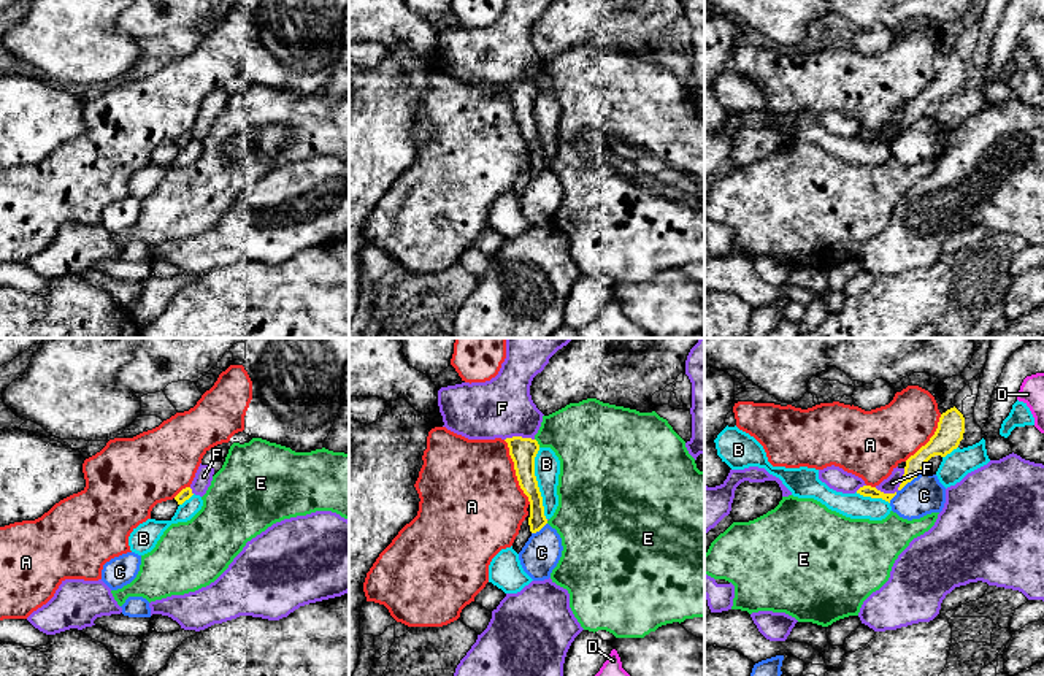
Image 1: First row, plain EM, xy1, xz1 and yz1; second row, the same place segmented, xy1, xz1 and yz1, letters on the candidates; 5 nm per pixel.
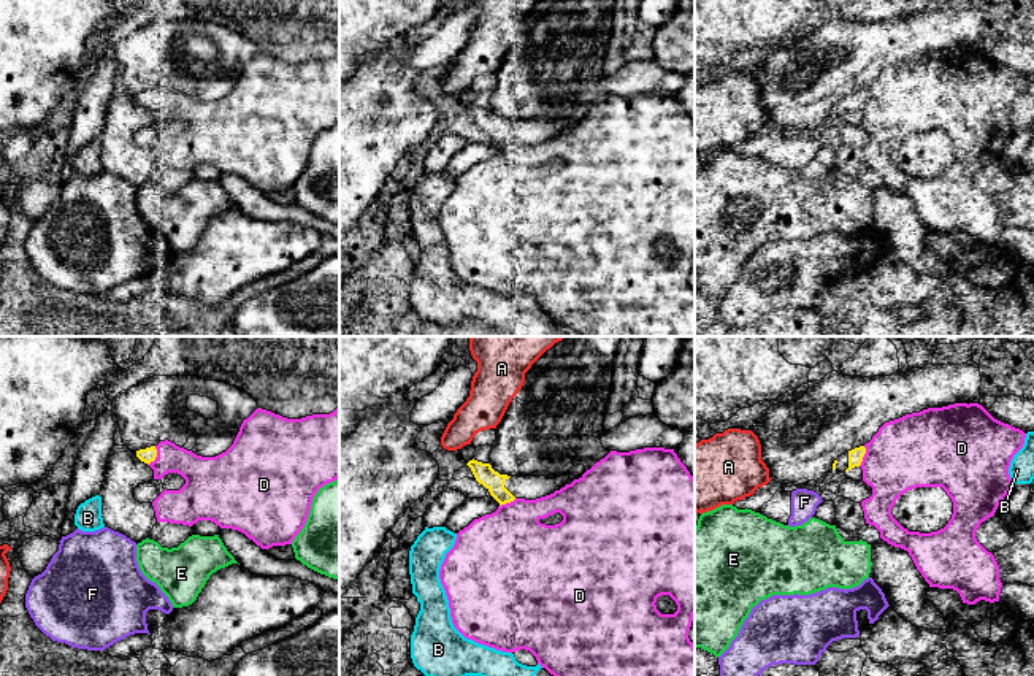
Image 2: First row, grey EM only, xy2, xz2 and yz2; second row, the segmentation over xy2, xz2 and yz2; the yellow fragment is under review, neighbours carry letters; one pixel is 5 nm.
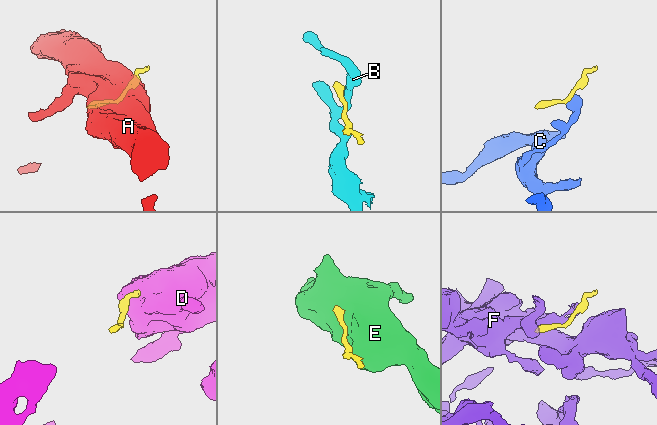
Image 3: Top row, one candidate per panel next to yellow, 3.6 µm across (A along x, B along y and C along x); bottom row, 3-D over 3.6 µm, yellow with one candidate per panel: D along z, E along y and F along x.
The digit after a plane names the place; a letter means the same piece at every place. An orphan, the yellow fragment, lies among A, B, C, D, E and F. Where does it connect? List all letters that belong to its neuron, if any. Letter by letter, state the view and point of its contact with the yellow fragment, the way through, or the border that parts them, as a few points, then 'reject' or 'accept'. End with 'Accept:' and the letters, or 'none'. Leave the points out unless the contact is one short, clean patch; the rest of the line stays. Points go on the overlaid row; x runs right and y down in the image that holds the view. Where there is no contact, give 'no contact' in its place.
A: contact xz1 (516, 472); reject
B: contact xz1 (537, 484); reject
C: contact yz1 (905, 484); border yz1 (924, 472), (908, 481), (889, 502); reject
D: contact xy2 (156, 456); reject
E: contact xz1 (537, 443); border xz1 (535, 438), (540, 446); reject
F: contact yz1 (895, 492); reject
Accept: none

